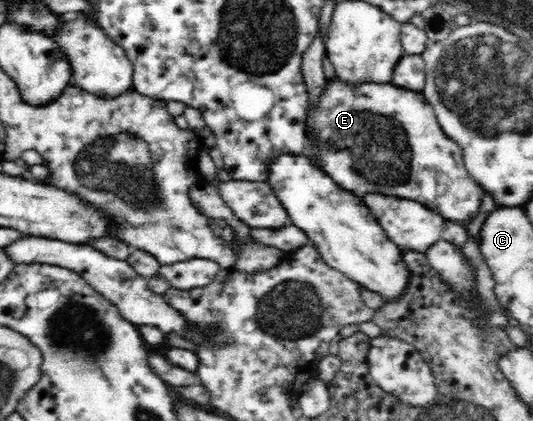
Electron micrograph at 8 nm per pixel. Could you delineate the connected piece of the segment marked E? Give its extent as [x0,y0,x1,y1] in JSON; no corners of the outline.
[306,54,485,226]

